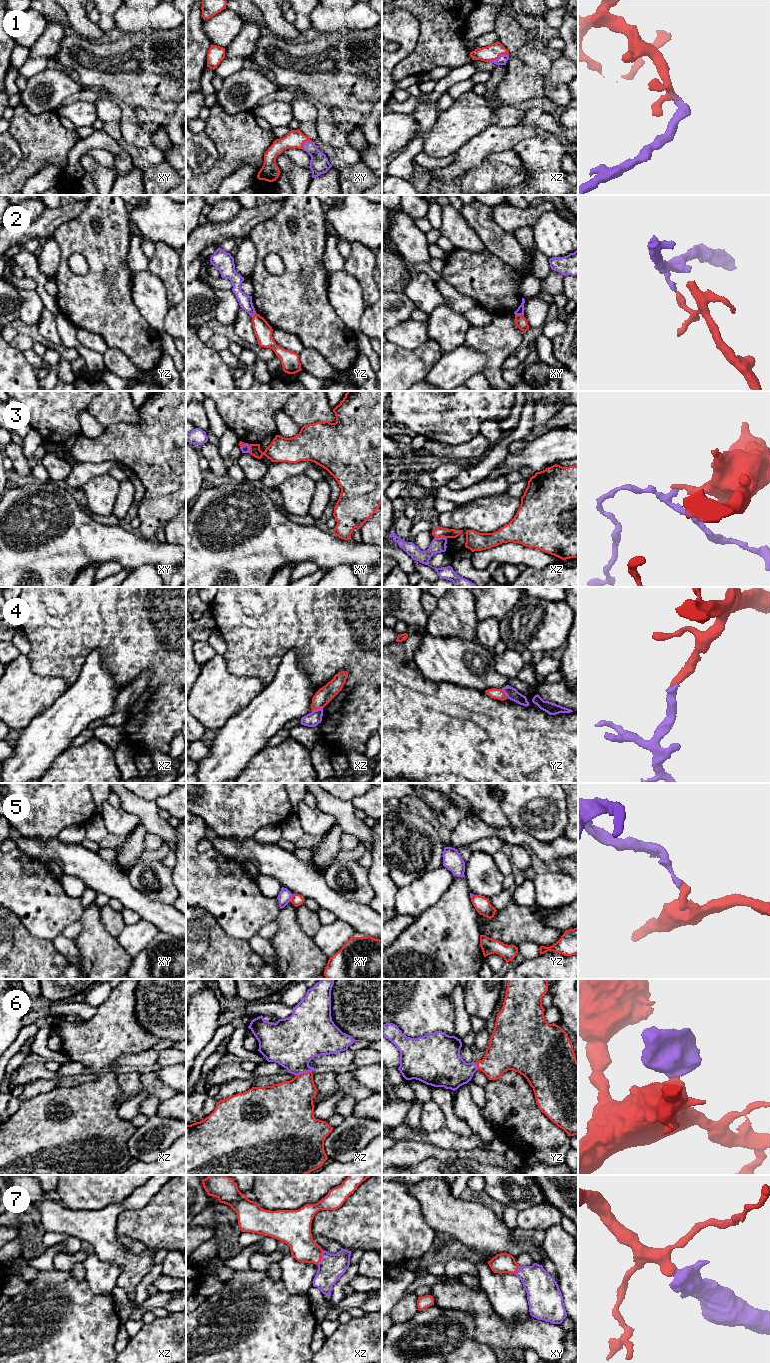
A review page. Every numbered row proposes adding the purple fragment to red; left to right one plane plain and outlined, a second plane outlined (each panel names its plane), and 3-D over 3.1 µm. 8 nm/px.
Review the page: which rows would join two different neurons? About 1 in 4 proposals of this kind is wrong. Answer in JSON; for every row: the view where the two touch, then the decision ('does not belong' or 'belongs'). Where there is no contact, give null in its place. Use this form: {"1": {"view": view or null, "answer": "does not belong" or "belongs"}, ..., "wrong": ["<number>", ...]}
{"1": {"view": "xz", "answer": "belongs"}, "2": {"view": "xy", "answer": "does not belong"}, "3": {"view": "xy", "answer": "does not belong"}, "4": {"view": "xz", "answer": "belongs"}, "5": {"view": "xy", "answer": "does not belong"}, "6": {"view": "xz", "answer": "belongs"}, "7": {"view": "xz", "answer": "belongs"}, "wrong": ["2", "3", "5"]}

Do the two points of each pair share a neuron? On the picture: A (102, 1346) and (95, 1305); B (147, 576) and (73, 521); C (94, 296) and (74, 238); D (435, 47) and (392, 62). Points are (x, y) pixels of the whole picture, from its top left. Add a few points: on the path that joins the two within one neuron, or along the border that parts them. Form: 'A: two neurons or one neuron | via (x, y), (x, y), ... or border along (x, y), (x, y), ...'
A: one neuron | via (95, 1336), (95, 1315)
B: two neurons | border along (147, 563), (137, 566), (132, 570)
C: one neuron | via (94, 282), (94, 258), (88, 252)
D: two neurons | border along (417, 38), (414, 49), (395, 68), (393, 79)

